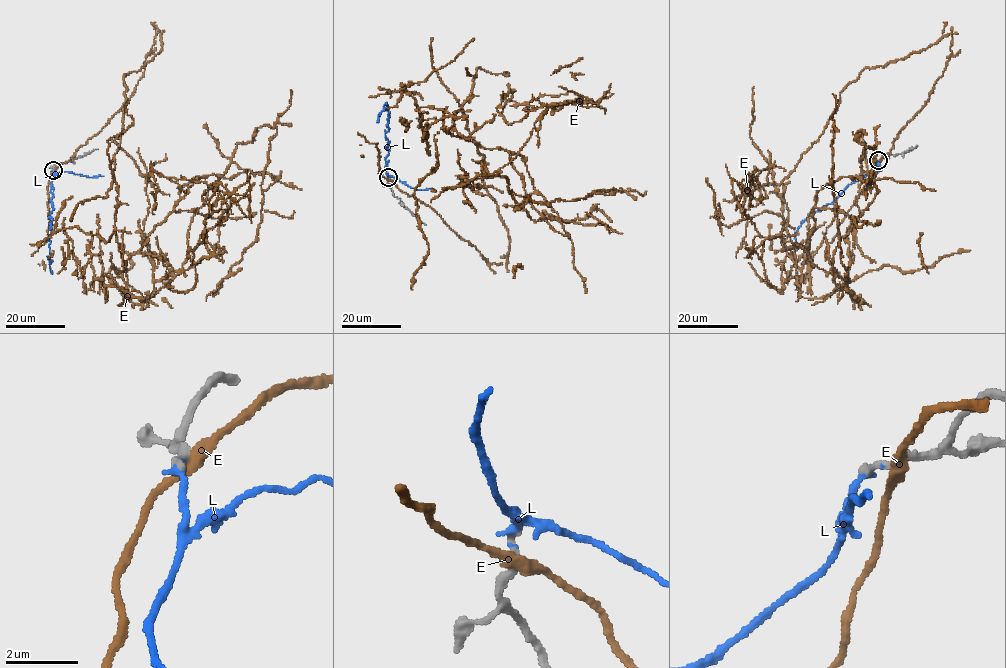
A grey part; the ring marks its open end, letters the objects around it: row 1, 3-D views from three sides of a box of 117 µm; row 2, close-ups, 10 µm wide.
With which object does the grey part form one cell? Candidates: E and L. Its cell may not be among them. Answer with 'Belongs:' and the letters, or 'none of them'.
Belongs: L

